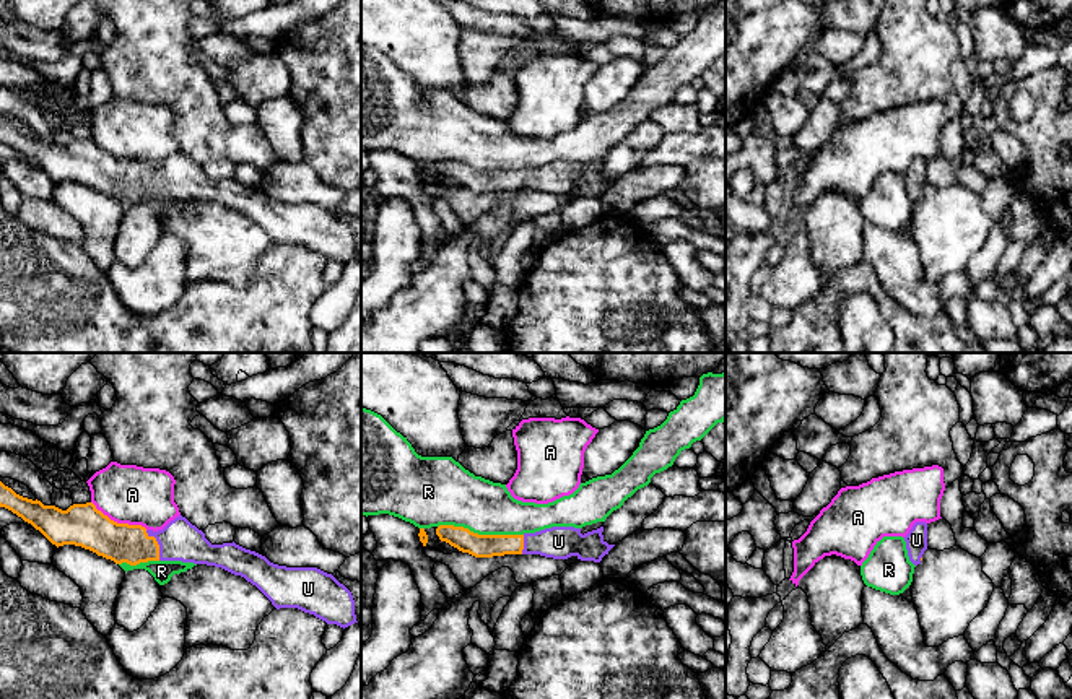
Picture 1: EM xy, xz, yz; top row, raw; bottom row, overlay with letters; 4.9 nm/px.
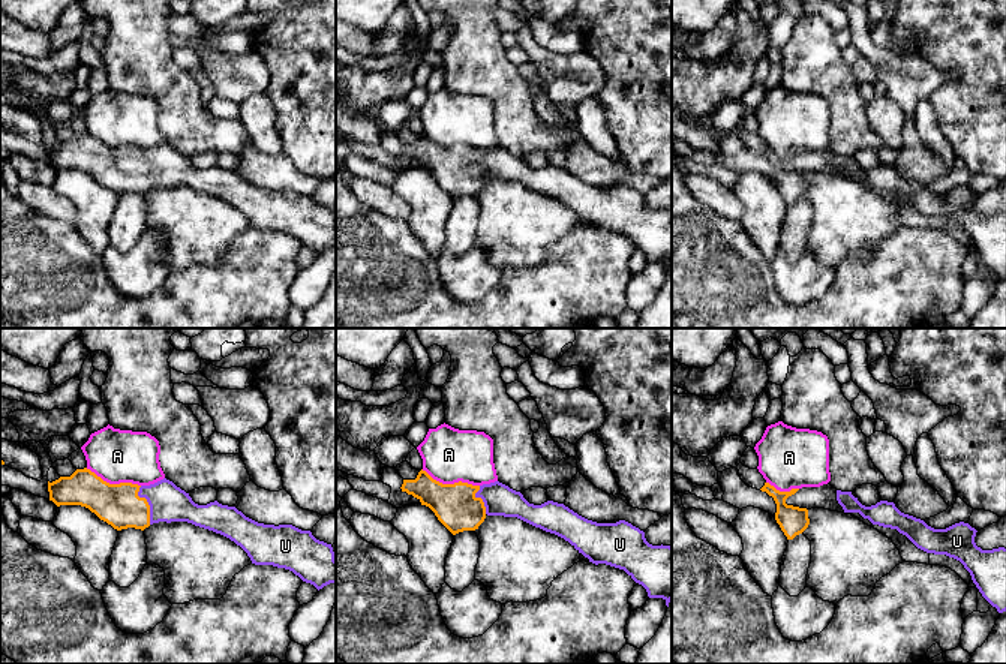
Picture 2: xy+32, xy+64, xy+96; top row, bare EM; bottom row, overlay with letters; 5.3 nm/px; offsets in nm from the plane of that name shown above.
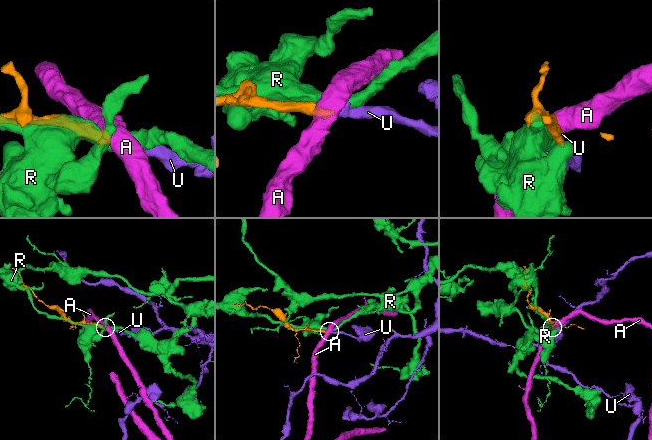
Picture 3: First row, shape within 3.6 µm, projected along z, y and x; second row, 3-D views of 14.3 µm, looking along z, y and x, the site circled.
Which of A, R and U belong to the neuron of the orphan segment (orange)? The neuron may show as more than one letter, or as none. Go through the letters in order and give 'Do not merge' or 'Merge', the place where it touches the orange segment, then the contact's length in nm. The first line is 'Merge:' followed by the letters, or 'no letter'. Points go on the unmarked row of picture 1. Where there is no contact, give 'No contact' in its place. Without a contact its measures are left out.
Merge: U
A: Do not merge. Touches orange at xy (119, 160). Shared border 320 nm
R: Do not merge. Touches orange at xz (480, 171). Shared border 420 nm
U: Merge. Touches orange at xy (158, 181). Shared border 170 nm

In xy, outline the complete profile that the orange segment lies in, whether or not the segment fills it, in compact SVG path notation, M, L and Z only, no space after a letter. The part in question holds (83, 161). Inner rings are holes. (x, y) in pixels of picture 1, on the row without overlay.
M0 117L0 143L31 159L52 180L75 180L115 200L137 202L148 197L182 197L221 203L255 221L272 241L298 244L327 260L348 263L356 257L351 228L332 210L317 203L286 203L239 180L211 180L202 166L179 151L163 166L117 159L93 138L67 146L44 141L16 130Z

